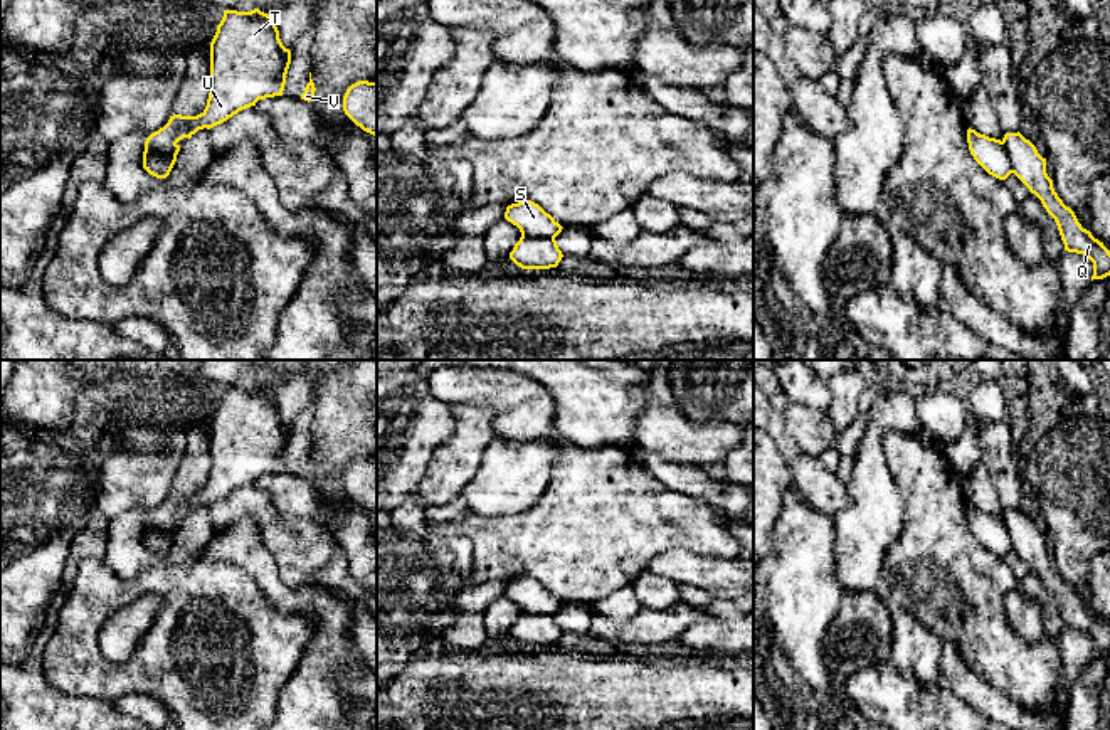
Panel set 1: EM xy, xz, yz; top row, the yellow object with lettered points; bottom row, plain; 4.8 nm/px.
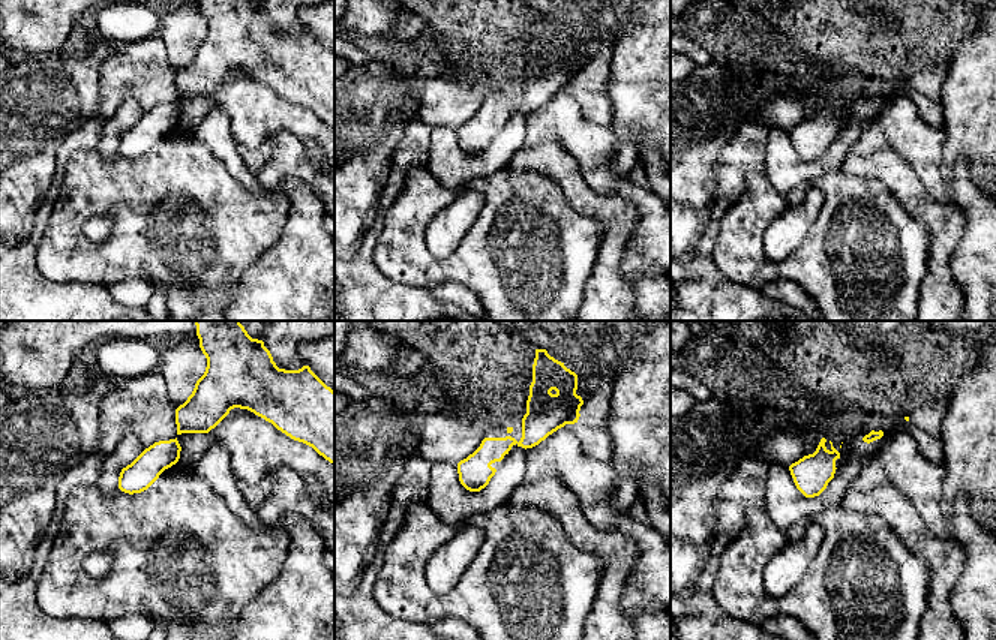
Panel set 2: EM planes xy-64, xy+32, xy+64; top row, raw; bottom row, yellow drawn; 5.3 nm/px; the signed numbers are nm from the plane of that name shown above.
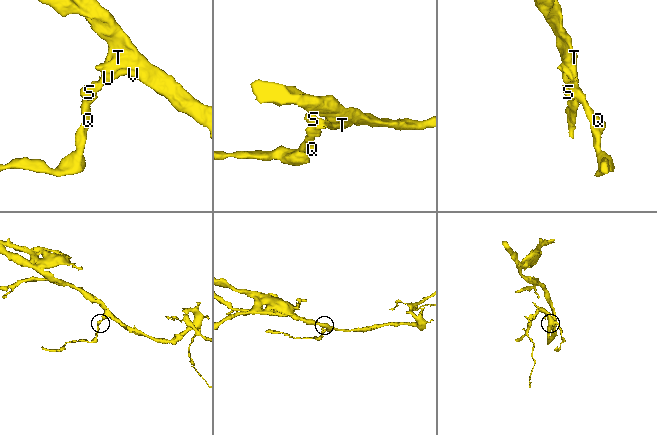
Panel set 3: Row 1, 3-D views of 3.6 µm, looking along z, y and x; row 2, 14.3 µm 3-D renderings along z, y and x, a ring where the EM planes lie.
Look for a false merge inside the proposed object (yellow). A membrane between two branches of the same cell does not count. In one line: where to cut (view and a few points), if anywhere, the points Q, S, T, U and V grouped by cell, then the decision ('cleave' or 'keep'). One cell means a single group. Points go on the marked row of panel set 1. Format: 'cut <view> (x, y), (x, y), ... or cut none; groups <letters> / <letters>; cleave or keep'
cut xy (179, 148), (169, 157), (143, 158); groups Q / S T U V; cleave

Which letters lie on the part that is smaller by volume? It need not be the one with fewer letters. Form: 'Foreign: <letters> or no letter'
Foreign: Q

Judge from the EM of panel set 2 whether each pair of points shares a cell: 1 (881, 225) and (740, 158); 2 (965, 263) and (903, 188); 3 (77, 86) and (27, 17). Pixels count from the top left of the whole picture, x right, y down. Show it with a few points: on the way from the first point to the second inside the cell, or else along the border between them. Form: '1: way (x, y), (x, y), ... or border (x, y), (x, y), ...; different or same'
1: border (764, 171), (747, 176), (740, 197); different
2: border (966, 216), (963, 236), (951, 260), (956, 284); different
3: border (26, 54), (54, 56); different

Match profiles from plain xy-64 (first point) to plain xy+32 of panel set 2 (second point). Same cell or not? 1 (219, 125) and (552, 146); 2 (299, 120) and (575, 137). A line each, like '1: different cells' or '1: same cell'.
1: same cell
2: different cells

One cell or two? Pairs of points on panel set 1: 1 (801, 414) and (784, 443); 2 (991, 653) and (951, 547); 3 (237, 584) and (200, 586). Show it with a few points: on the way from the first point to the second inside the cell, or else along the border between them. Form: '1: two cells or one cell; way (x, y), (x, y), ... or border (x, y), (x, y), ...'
1: two cells; border (781, 412), (794, 441), (818, 458)
2: one cell; way (981, 626), (981, 606), (956, 574)
3: one cell; way (229, 586), (209, 586)

